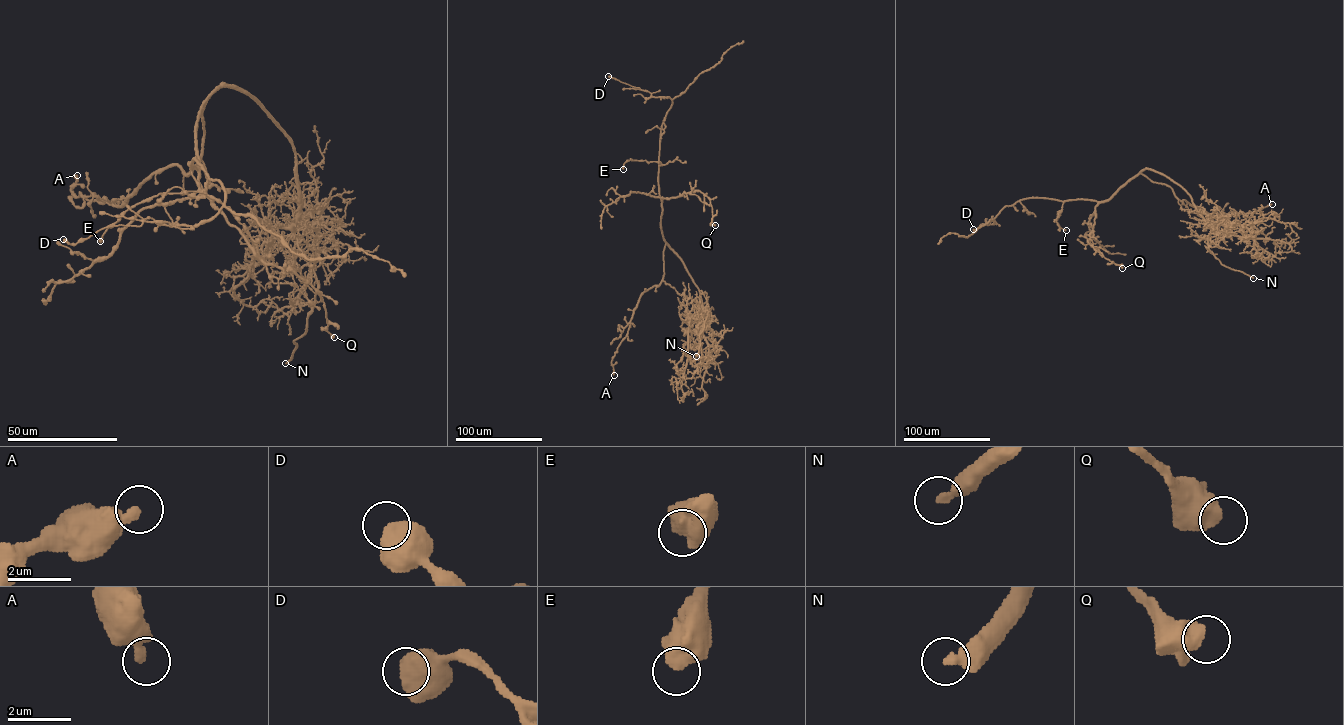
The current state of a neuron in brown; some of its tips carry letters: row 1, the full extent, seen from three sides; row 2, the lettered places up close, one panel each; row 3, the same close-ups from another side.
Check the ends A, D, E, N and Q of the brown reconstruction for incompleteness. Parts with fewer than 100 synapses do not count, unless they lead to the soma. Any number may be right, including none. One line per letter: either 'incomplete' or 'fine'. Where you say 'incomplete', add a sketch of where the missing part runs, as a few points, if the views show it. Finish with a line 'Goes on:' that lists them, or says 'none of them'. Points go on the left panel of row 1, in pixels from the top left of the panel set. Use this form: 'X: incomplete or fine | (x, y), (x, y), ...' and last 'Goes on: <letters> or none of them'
A: fine
D: fine
E: fine
N: incomplete | (285, 363), (277, 369), (290, 366)
Q: fine
Goes on: N

